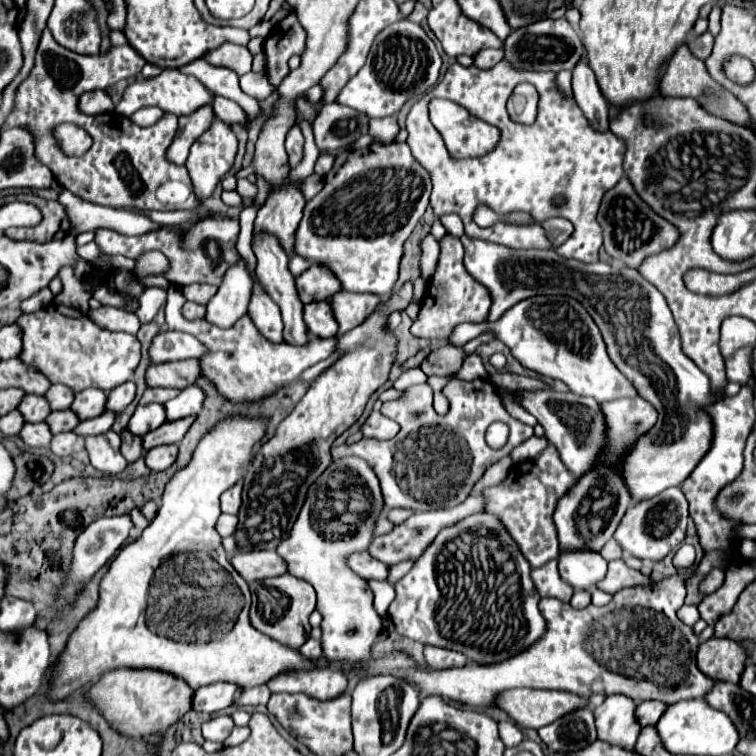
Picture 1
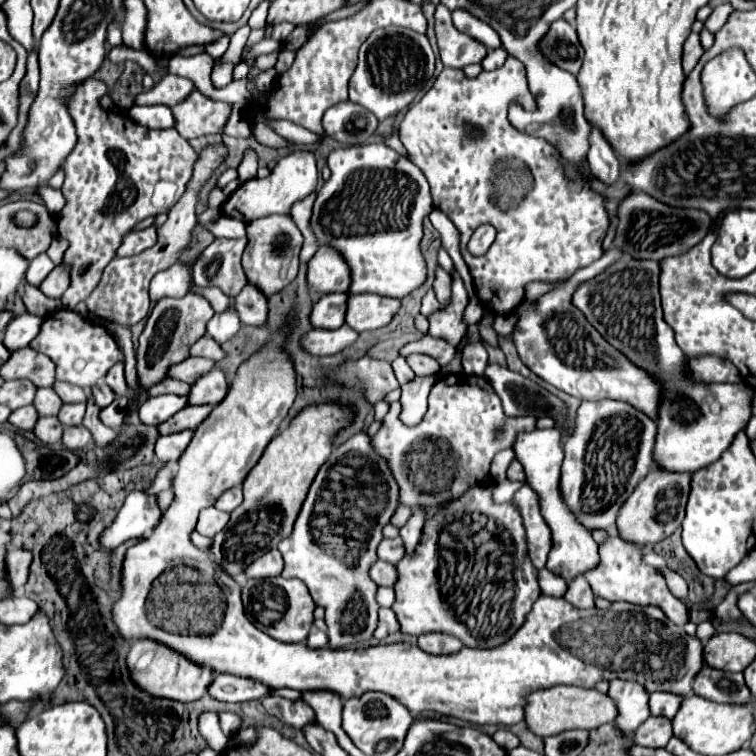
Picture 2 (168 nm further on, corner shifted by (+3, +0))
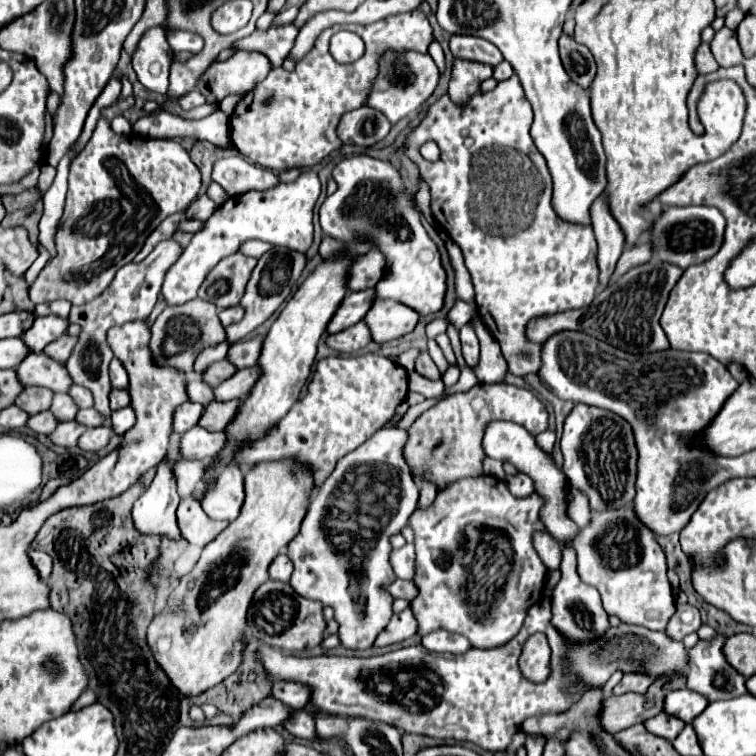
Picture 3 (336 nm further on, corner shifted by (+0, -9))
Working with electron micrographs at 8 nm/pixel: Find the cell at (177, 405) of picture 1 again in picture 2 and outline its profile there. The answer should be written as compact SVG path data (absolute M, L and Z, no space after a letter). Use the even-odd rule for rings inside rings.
M213 369L207 375L203 375L189 393L189 405L201 405L201 403L209 403L209 405L217 405L223 401L223 397L229 391L229 383L227 383L227 375L221 369Z

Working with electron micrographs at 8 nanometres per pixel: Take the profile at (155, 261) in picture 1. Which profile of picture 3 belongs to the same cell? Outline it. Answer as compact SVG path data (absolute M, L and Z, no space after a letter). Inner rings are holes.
M168 238L162 240L150 254L146 260L134 264L126 264L122 270L118 270L118 274L114 276L114 280L110 282L110 286L106 288L106 294L100 294L98 298L94 298L94 302L82 304L82 306L72 306L70 312L70 322L76 322L82 326L82 332L78 336L78 344L70 356L68 366L68 374L74 380L74 384L78 386L86 386L92 396L94 396L94 408L104 416L110 418L110 408L108 408L108 394L112 390L110 380L108 380L108 364L114 358L110 346L106 344L106 330L110 330L112 326L120 326L124 322L134 322L134 320L146 320L148 314L152 312L156 300L158 300L158 292L160 286L164 282L166 272L170 270L170 266L182 256L182 246L178 240Z

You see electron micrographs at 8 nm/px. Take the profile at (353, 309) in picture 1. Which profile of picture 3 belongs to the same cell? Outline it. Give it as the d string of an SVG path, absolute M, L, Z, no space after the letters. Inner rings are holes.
M374 300L364 322L370 326L374 342L390 342L414 330L418 322L418 312L394 302L394 300Z

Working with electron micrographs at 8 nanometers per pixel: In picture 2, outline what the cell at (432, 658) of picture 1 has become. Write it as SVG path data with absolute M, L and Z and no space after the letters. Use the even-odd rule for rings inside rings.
M431 631L431 633L419 635L419 647L433 655L447 655L447 653L457 653L463 647L463 643L449 633L441 633L441 631L433 633Z

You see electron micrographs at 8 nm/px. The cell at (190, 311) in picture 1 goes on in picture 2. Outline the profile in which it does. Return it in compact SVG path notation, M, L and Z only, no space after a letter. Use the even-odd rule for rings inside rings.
M187 293L181 299L171 299L171 297L159 299L153 311L149 313L145 329L139 337L139 347L137 347L139 385L143 385L143 389L149 389L151 385L167 377L171 365L187 359L189 347L205 335L205 325L211 317L213 317L213 309L209 301L199 293Z

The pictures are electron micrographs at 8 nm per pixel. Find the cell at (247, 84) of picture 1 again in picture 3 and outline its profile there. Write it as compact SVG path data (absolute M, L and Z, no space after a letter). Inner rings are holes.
M152 26L152 30L142 34L132 54L132 66L138 74L138 80L148 90L166 94L170 74L170 46L162 26Z

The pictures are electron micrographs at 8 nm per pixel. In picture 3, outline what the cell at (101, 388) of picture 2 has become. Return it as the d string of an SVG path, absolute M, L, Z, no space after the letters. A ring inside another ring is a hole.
M112 390L110 392L110 410L120 410L130 404L128 390Z

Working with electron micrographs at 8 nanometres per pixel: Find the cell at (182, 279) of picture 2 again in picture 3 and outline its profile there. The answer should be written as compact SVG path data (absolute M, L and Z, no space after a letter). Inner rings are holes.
M304 170L294 182L278 184L270 190L250 190L240 196L228 198L204 224L200 232L194 234L192 242L186 246L180 260L168 270L162 284L162 296L166 304L186 304L196 298L200 284L206 274L226 256L238 252L240 244L250 238L258 238L276 246L286 246L292 250L306 252L312 244L312 216L314 206L320 196L320 180L316 172Z

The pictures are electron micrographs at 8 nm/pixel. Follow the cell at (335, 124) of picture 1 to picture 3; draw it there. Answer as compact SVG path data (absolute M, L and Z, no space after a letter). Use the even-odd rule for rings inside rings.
M362 106L358 110L350 110L342 114L338 122L338 138L344 144L356 144L370 148L376 142L384 140L390 130L390 122L382 116L382 112Z

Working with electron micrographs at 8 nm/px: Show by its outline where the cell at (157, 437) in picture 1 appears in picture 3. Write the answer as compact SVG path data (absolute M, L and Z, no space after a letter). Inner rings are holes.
M230 400L230 402L210 402L198 420L198 426L206 430L224 430L224 426L234 418L236 410L240 406L240 400Z

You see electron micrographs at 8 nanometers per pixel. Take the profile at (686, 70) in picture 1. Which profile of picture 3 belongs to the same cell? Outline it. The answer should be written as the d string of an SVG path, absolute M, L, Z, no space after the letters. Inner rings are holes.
M700 44L698 50L696 50L696 70L698 70L698 74L708 74L708 72L714 72L716 68L718 68L718 62L714 60L710 46Z

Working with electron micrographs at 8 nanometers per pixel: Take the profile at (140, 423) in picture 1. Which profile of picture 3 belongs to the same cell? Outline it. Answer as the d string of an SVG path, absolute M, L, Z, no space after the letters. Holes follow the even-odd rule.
M184 402L184 406L178 406L178 410L174 412L174 432L182 434L196 426L198 418L202 416L202 410L204 406L196 402Z

